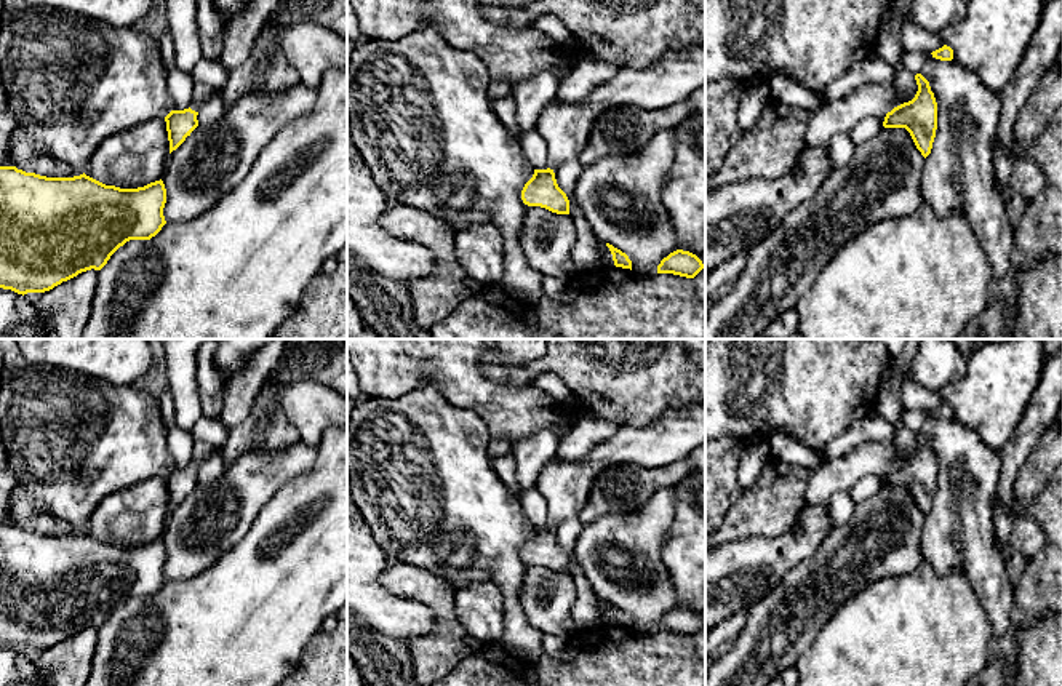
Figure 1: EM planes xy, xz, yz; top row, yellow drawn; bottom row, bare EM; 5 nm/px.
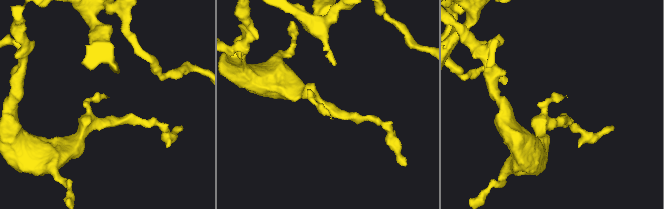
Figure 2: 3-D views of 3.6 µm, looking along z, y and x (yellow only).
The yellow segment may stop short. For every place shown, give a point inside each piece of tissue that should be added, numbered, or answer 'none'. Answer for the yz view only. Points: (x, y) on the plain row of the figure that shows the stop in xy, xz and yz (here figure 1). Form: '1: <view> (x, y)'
1: yz (842, 474)

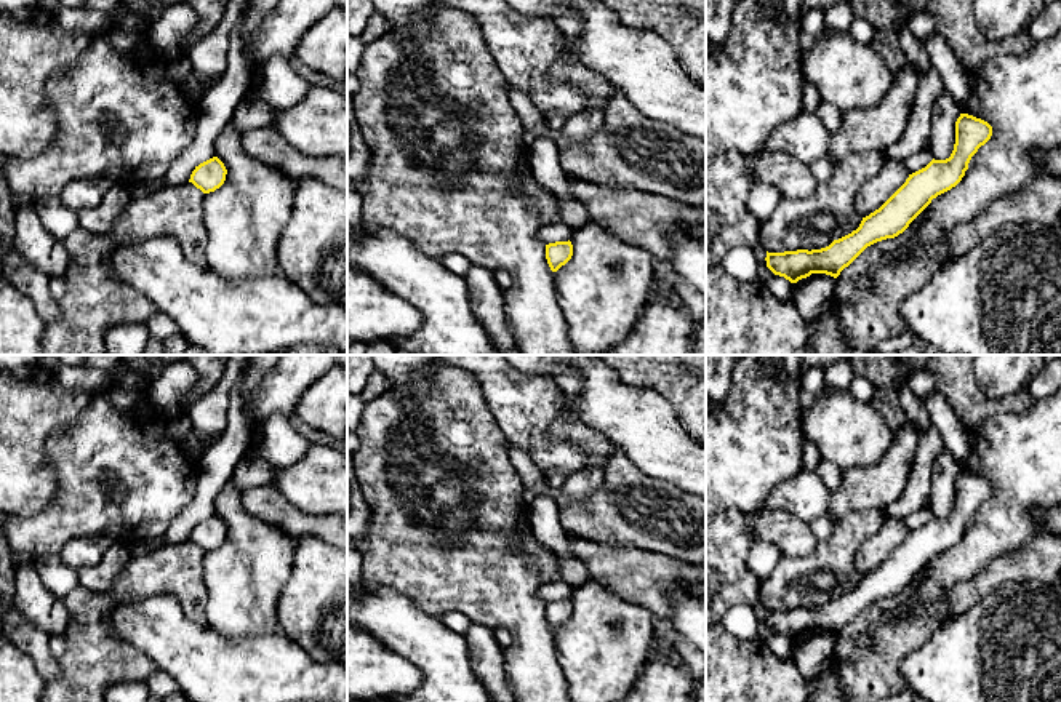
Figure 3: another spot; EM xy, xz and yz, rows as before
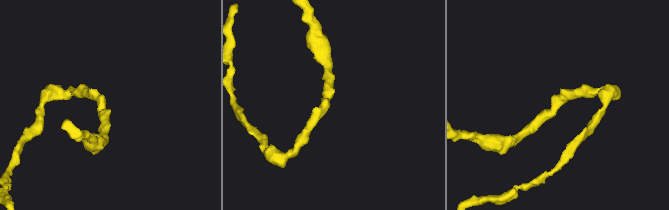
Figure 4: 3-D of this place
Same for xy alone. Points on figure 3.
none

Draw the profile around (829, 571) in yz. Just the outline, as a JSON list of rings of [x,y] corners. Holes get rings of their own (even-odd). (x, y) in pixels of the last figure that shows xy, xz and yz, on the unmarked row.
[[[879,509],[847,513],[835,521],[829,539],[818,540],[810,556],[783,555],[773,572],[762,580],[763,608],[821,608],[856,588],[863,579],[856,569],[856,553],[883,520]]]

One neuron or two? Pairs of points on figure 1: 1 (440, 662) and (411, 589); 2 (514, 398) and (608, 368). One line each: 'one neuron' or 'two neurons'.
1: one neuron
2: two neurons

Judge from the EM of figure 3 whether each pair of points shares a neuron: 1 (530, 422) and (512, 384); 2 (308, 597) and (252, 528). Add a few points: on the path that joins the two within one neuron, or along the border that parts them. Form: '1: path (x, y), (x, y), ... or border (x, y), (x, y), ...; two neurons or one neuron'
1: path (525, 413), (512, 394); one neuron
2: border (296, 542), (292, 574), (282, 589), (277, 610); two neurons

